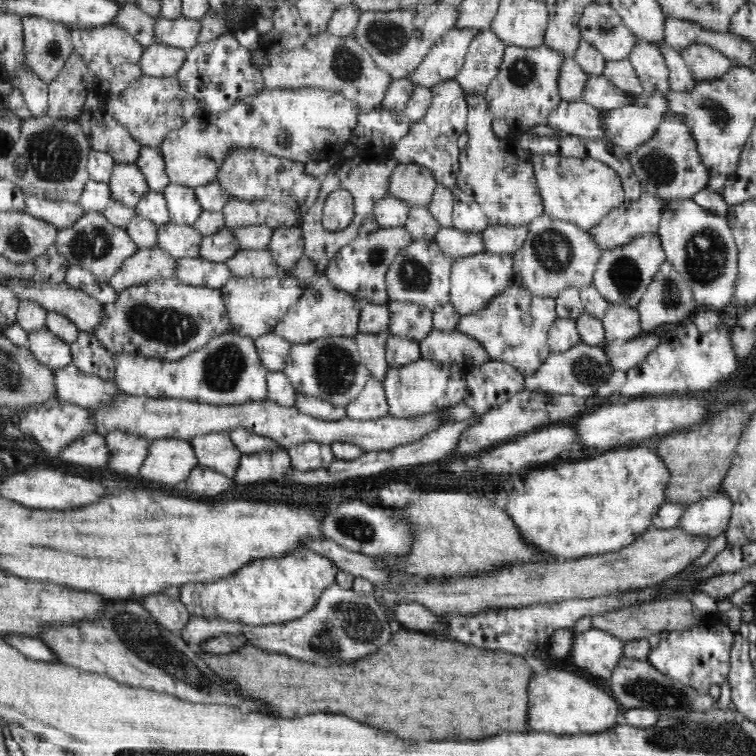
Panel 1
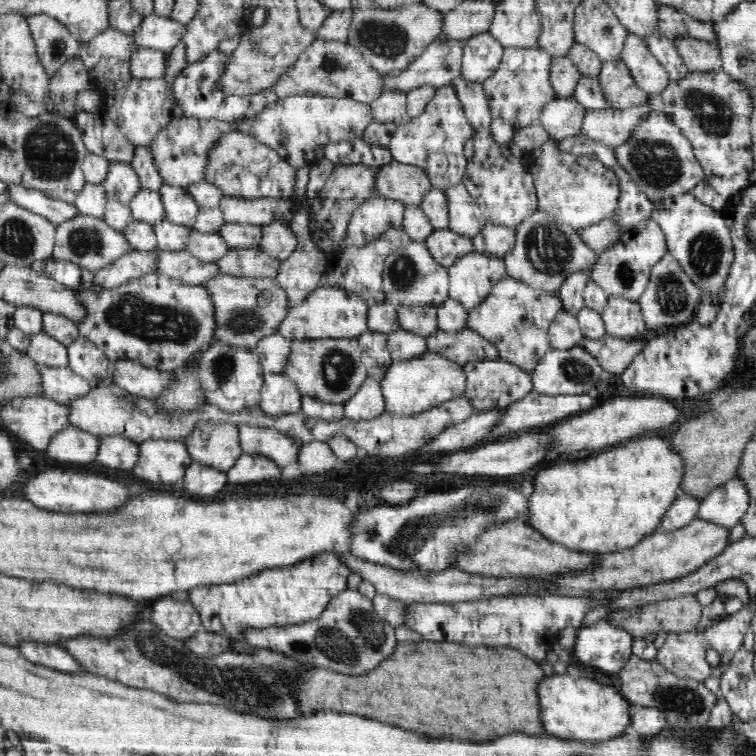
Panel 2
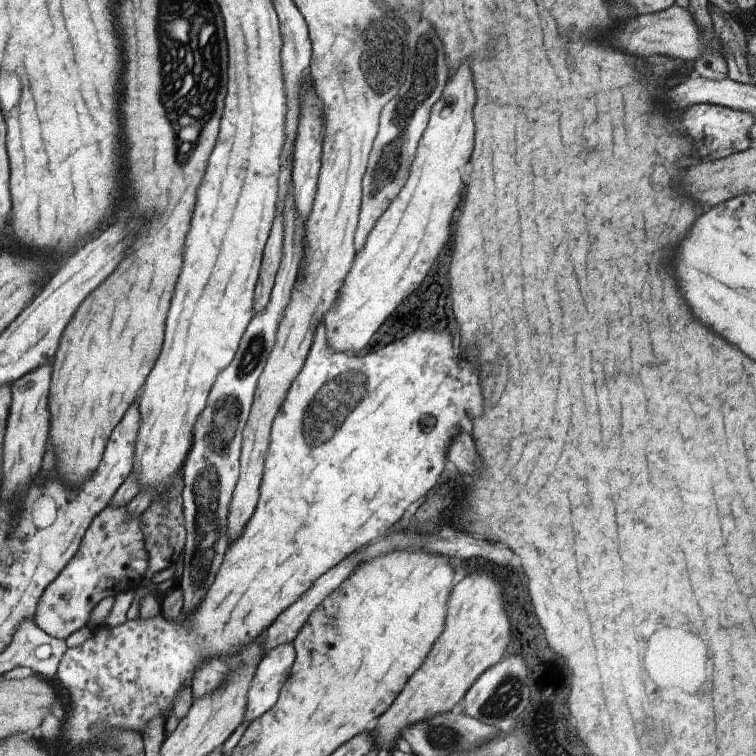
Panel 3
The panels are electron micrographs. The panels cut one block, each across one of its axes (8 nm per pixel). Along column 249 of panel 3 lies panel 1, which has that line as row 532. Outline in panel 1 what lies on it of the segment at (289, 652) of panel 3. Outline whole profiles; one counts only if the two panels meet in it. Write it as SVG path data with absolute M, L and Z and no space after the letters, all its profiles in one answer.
M717 491L707 499L688 505L678 527L698 537L708 537L712 540L728 528L734 506L731 496Z

